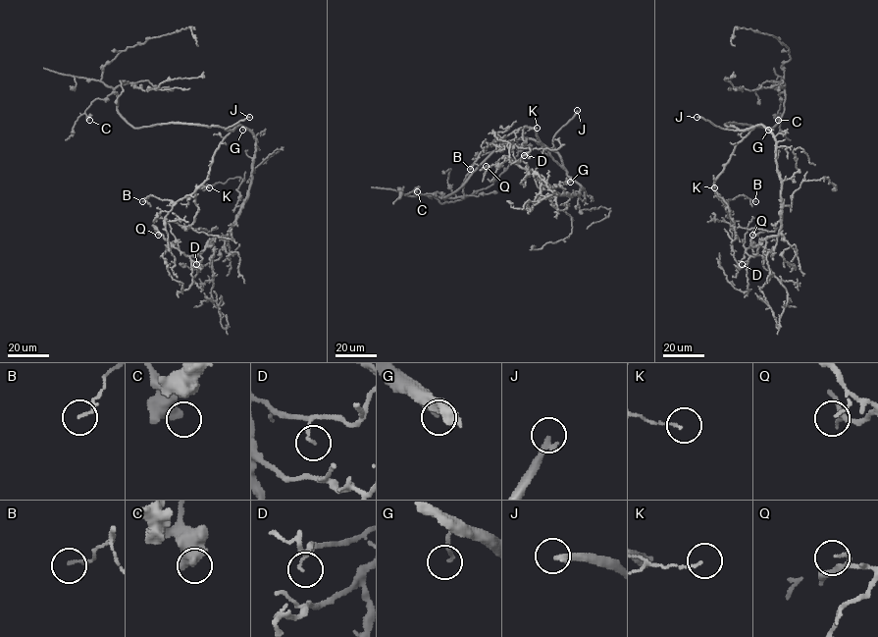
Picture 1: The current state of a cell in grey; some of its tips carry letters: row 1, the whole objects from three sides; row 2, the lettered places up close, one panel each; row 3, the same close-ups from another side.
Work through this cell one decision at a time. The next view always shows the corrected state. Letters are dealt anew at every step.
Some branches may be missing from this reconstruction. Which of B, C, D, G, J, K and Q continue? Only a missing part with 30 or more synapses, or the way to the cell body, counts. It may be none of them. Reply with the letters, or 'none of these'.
none of these

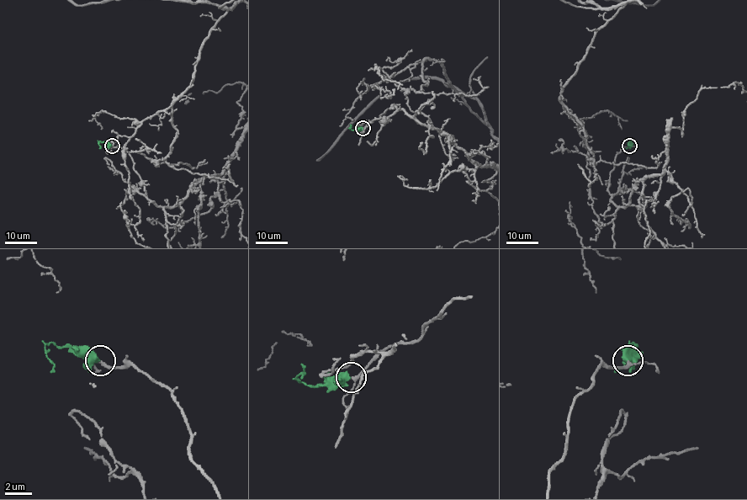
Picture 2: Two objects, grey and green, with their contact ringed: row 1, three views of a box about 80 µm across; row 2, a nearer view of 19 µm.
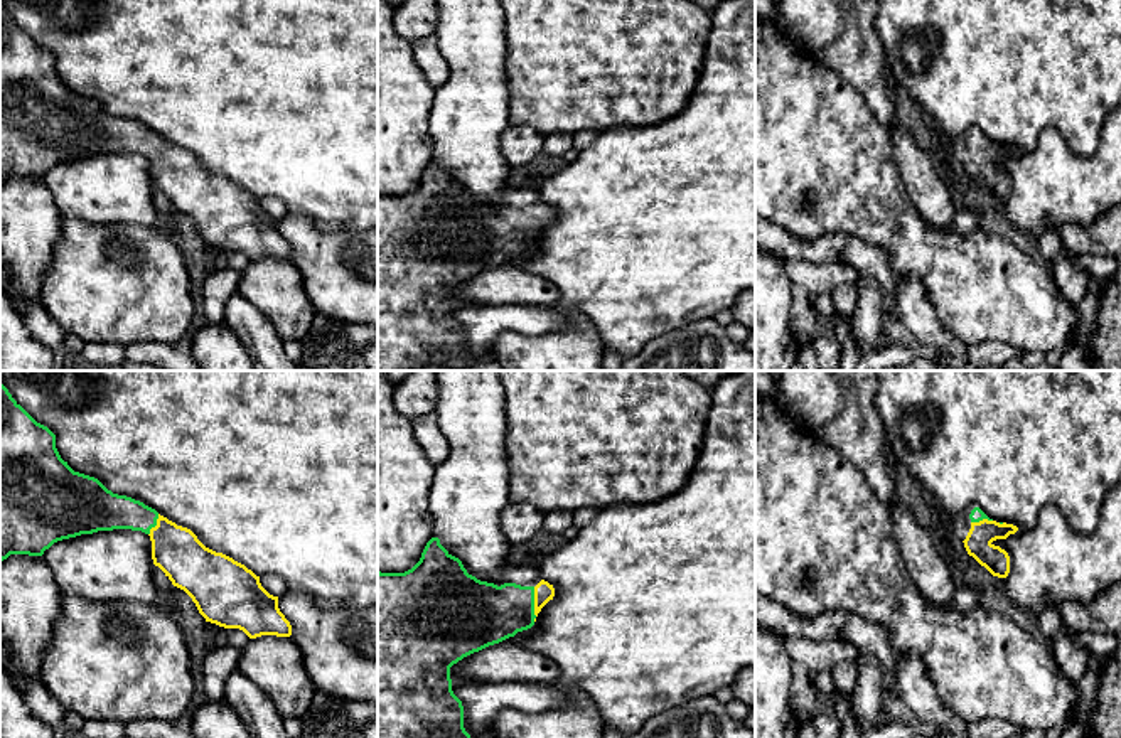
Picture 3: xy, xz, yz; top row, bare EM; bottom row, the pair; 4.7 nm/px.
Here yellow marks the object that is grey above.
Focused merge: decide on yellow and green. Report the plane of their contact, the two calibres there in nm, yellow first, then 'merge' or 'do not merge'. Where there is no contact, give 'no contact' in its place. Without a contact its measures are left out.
contact in xz; calibres 100 and 300 nm; merge

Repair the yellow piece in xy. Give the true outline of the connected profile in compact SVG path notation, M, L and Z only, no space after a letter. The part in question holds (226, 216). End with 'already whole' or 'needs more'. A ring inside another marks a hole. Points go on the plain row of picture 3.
M0 3L0 185L10 177L42 179L54 165L98 153L131 152L150 158L152 182L184 212L206 244L239 251L249 261L290 259L292 248L244 187L206 170L197 158L155 131L108 113L98 101L74 94L56 71L56 57L37 45Z; needs more

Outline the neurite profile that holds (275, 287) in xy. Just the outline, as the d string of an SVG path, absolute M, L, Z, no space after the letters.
M290 259L249 261L241 271L238 293L270 320L283 342L302 340L317 313Z

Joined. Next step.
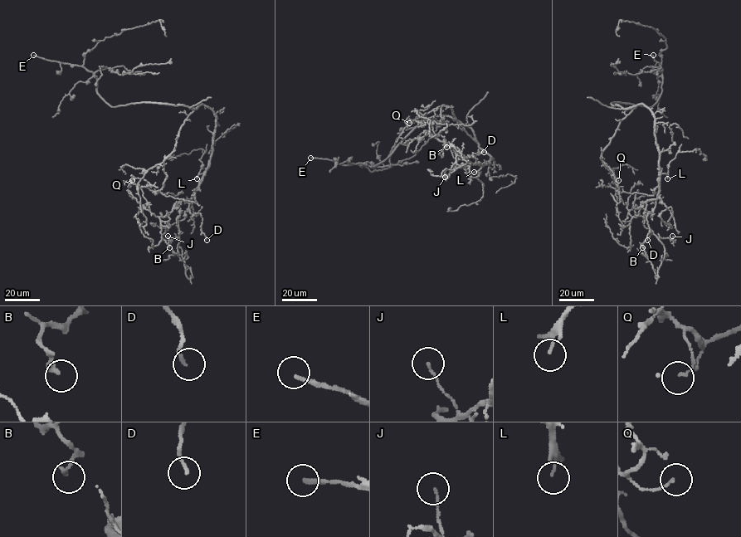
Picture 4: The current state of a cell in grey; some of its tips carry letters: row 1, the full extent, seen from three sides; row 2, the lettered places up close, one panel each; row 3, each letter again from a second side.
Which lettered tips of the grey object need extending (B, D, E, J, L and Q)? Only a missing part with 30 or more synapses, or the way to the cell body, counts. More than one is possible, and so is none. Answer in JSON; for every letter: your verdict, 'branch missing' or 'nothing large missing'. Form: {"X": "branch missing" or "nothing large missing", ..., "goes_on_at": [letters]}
{"B": "nothing large missing", "D": "nothing large missing", "E": "branch missing", "J": "nothing large missing", "L": "branch missing", "Q": "nothing large missing", "goes_on_at": ["E", "L"]}

